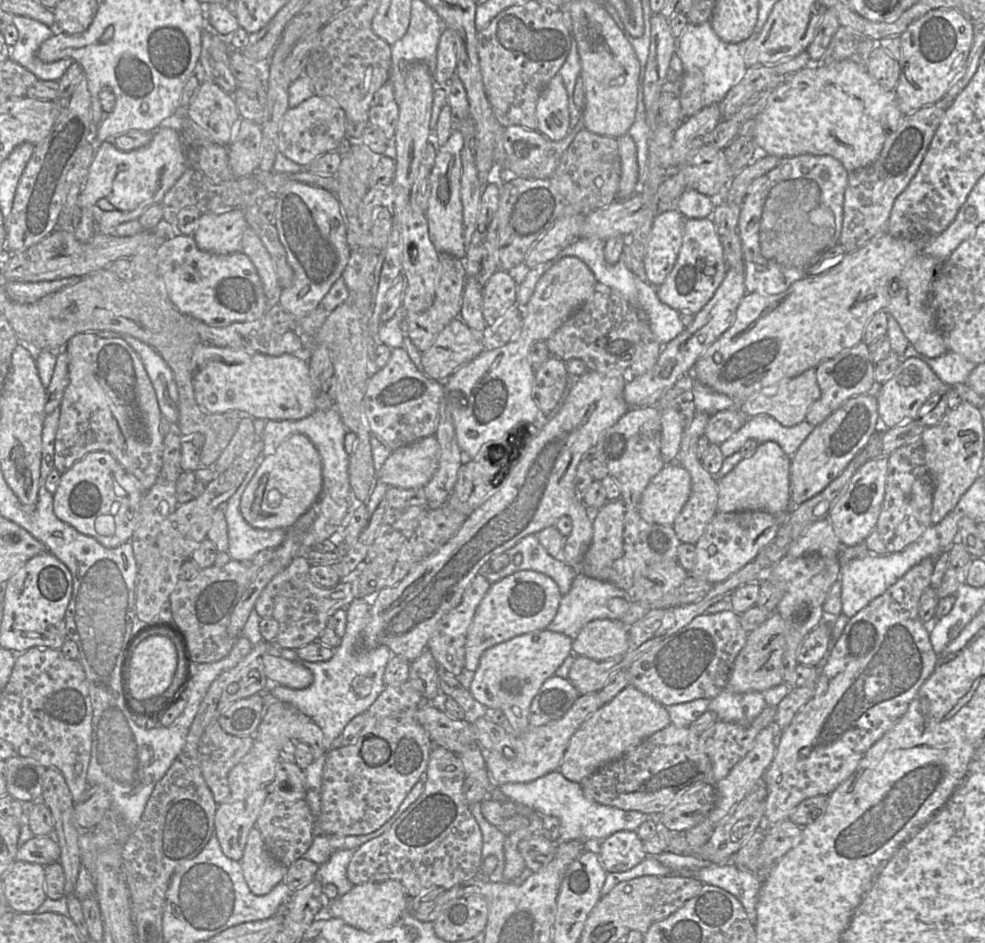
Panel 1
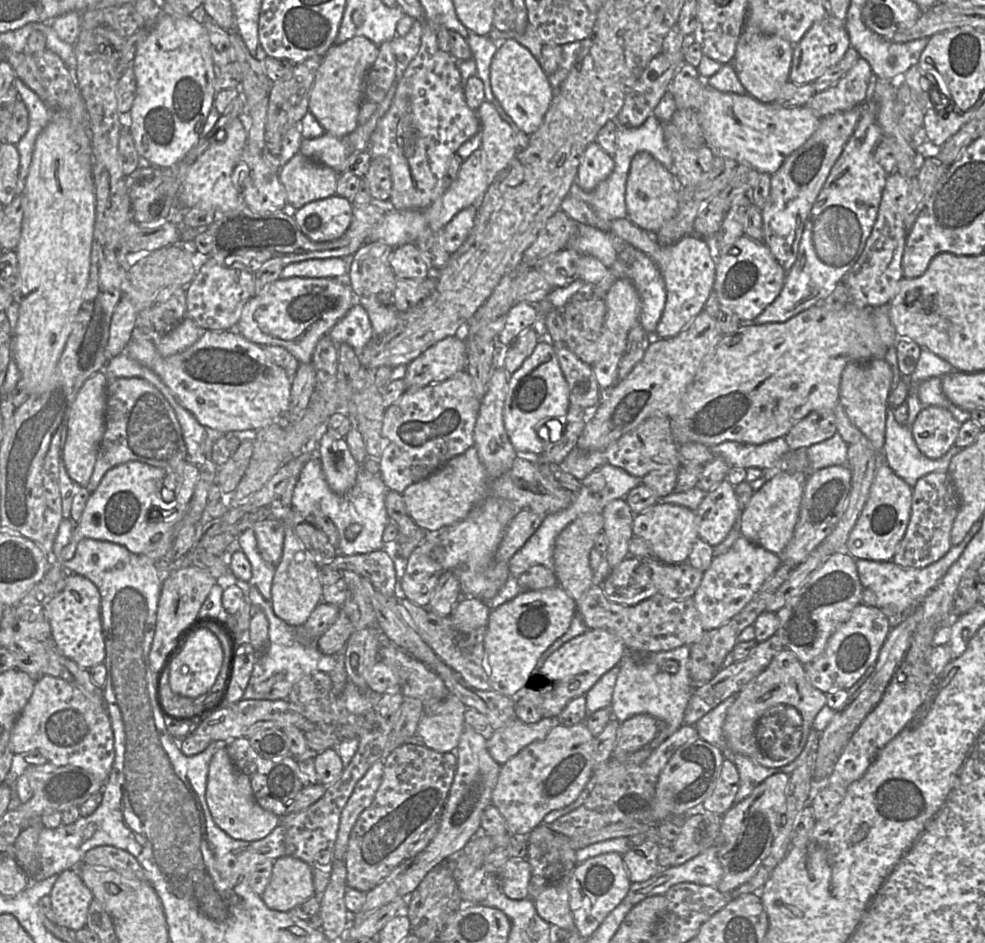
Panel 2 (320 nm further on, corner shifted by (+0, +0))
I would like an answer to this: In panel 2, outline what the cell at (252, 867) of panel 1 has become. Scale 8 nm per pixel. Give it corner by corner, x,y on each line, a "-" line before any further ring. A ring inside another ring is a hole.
284,855
273,862
270,881
260,897
271,910
289,912
314,894
313,876
308,864

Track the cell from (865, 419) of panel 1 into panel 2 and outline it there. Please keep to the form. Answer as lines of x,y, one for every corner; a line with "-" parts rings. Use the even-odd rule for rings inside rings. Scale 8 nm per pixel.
834,465
810,471
806,477
793,536
780,555
783,563
792,568
801,564
833,532
845,511
850,488
851,470
847,465

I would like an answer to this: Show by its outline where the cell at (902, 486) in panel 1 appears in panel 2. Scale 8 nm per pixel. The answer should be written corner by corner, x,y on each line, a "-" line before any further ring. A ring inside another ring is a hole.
935,471
921,477
912,488
909,524
892,561
906,568
924,568
945,556
952,547
951,529
959,507
959,497
946,473

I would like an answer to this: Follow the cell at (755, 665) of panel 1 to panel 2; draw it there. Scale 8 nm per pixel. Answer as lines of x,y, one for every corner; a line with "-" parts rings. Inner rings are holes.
783,648
776,654
767,668
752,679
736,695
736,699
728,710
723,724
723,734
728,748
732,752
742,754
764,767
777,769
786,774
792,773
806,760
810,752
810,747
807,746
809,733
813,727
817,714
826,705
825,693
821,692
811,684
804,665
800,663
797,657
790,650
-
778,705
791,706
795,708
803,719
802,740
799,748
797,749
802,750
802,752
792,762
791,758
777,761
767,757
759,748
755,736
759,718
767,710

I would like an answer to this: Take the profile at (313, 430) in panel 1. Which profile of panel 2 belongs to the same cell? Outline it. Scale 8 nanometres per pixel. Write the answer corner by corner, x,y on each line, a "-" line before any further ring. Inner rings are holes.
315,454
303,466
293,492
291,508
301,515
323,514
335,525
338,533
338,552
344,556
367,554
384,548
383,533
391,523
385,506
385,497
389,489
379,475
360,469
356,483
346,494
337,494
331,490
320,459
-
354,524
361,527
353,540
346,538
346,530

